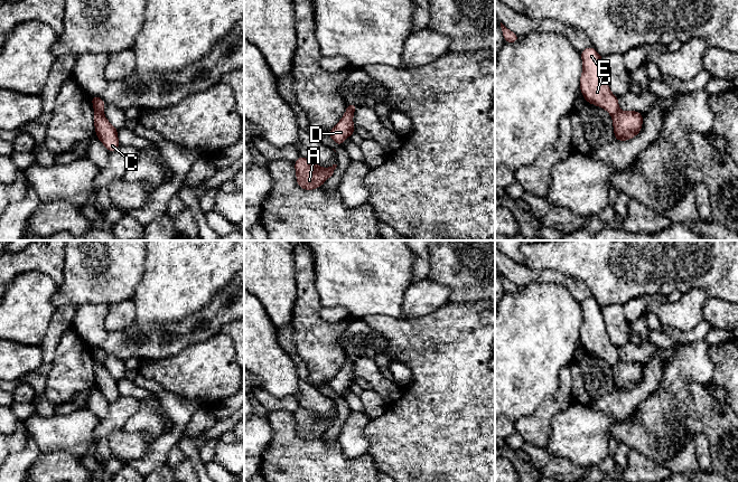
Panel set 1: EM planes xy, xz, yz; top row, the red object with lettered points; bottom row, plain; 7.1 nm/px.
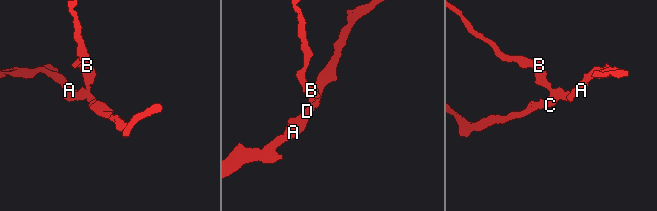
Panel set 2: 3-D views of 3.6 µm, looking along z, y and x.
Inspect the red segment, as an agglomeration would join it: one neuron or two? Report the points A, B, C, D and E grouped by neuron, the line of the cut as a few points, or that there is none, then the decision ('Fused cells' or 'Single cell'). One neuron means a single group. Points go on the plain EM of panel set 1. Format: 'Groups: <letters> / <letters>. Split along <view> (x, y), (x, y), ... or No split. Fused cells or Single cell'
Groups: A C D / B E. Split along xy (95, 361), (102, 364). Fused cells

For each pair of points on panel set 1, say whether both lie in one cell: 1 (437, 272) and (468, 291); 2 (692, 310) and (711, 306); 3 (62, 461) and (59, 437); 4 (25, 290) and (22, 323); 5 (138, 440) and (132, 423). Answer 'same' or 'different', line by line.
1: same
2: different
3: different
4: same
5: different

